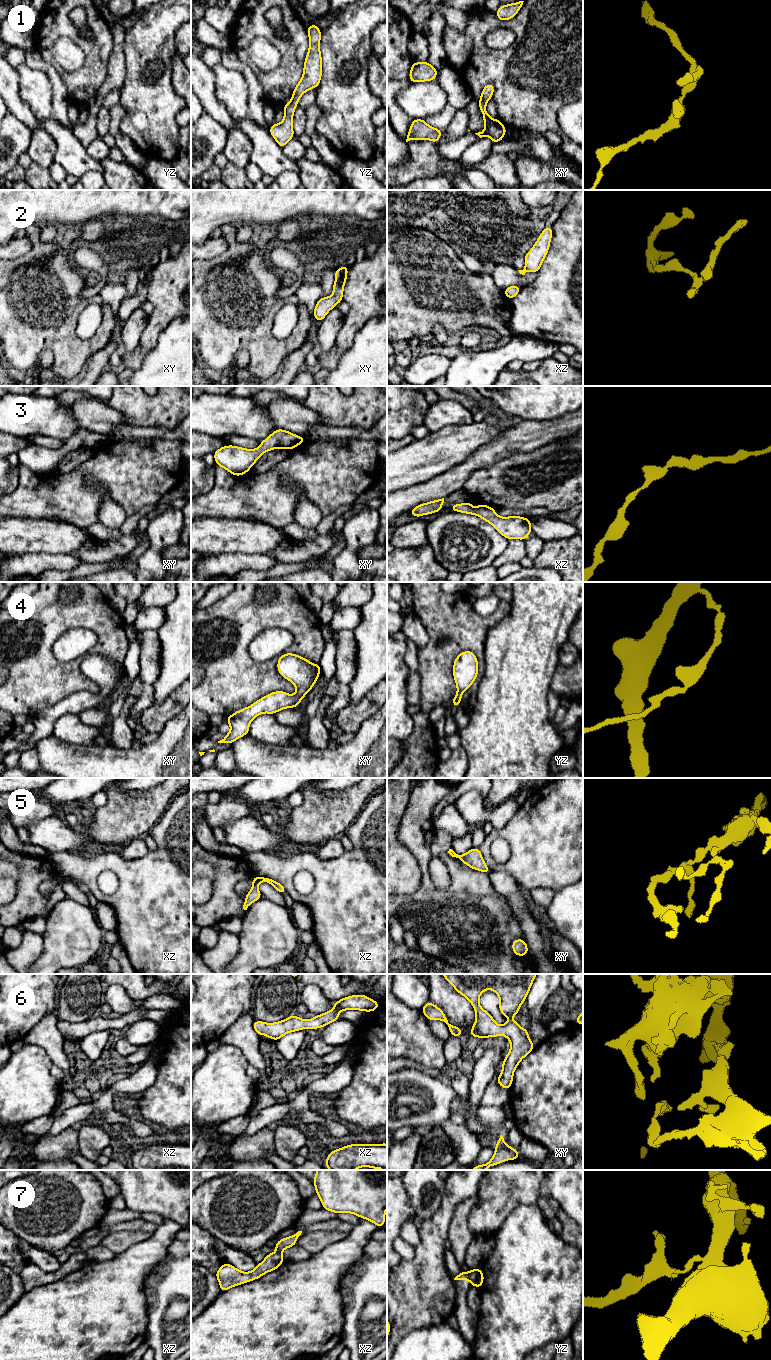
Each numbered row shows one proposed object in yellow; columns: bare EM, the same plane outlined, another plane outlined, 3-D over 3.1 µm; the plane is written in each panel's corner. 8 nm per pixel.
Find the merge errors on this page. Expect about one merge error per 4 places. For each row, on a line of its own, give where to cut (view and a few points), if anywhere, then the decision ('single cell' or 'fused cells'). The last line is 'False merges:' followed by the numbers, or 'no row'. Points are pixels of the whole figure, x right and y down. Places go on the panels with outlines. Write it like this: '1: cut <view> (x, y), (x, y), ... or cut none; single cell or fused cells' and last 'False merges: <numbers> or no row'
1: cut none; single cell
2: cut none; single cell
3: cut none; single cell
4: cut none; single cell
5: cut none; single cell
6: cut none; single cell
7: cut yz (467, 1273), (469, 1279); fused cells
False merges: 7

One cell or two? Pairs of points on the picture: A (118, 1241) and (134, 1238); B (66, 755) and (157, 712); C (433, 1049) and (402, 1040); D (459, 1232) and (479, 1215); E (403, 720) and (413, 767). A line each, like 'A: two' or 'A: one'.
A: one
B: two
C: one
D: two
E: two

